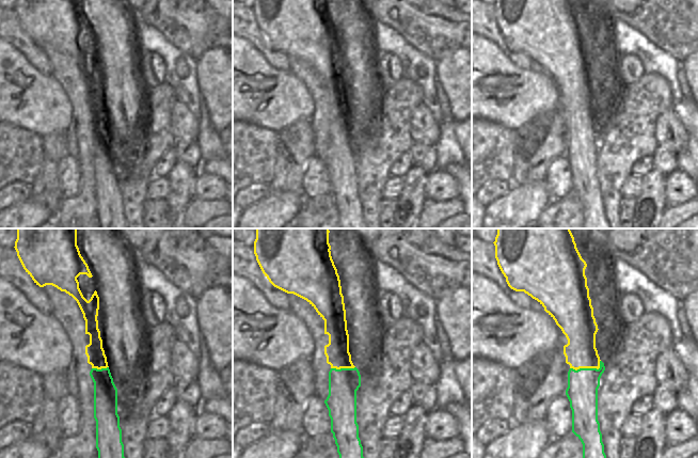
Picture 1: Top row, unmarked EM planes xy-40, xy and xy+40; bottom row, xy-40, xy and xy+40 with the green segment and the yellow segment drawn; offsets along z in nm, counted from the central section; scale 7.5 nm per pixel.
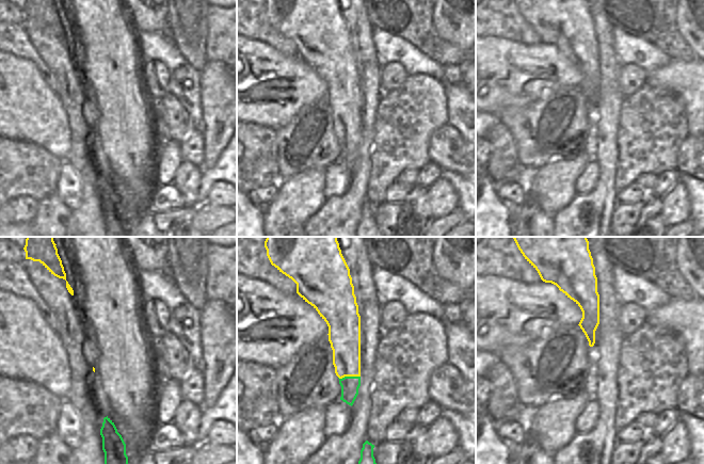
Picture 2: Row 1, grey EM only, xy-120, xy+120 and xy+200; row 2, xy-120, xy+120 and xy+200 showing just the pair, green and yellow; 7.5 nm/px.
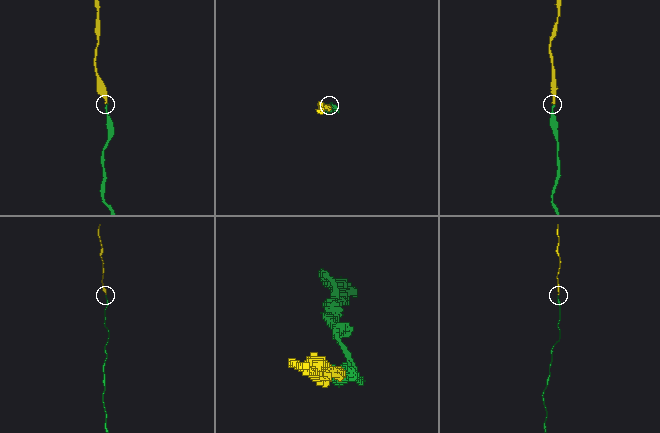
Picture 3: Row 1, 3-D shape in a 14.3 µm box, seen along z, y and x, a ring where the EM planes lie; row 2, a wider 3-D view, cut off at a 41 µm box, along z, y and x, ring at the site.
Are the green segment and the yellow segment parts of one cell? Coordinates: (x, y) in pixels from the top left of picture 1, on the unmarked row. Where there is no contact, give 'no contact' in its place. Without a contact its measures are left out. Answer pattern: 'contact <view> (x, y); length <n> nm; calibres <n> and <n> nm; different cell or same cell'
contact xy+40 (588, 129); length 240 nm; calibres 240 and 240 nm; same cell

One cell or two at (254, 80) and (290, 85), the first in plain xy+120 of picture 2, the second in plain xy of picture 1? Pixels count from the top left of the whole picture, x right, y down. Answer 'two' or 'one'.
one

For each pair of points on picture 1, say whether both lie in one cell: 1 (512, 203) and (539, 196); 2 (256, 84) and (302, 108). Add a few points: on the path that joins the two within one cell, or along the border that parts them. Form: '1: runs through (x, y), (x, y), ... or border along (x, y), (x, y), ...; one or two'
1: runs through (519, 203), (524, 203), (533, 198); one
2: runs through (268, 95), (272, 95), (276, 99), (290, 101); one

